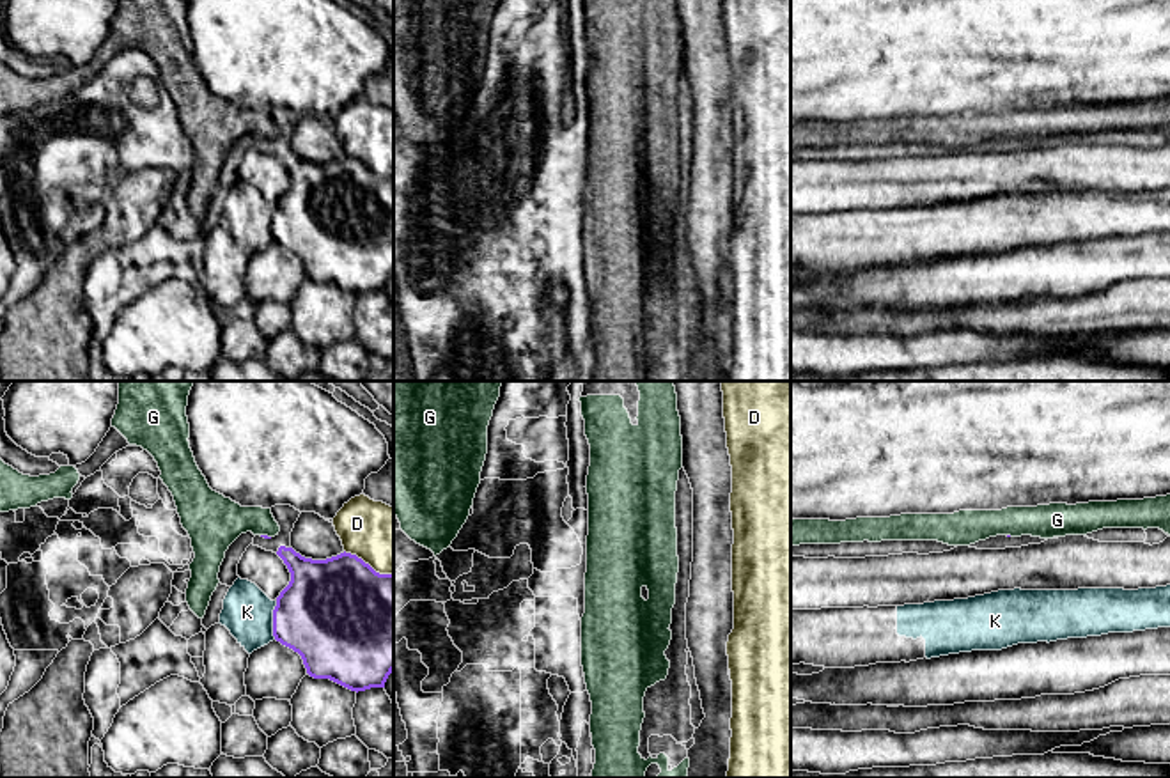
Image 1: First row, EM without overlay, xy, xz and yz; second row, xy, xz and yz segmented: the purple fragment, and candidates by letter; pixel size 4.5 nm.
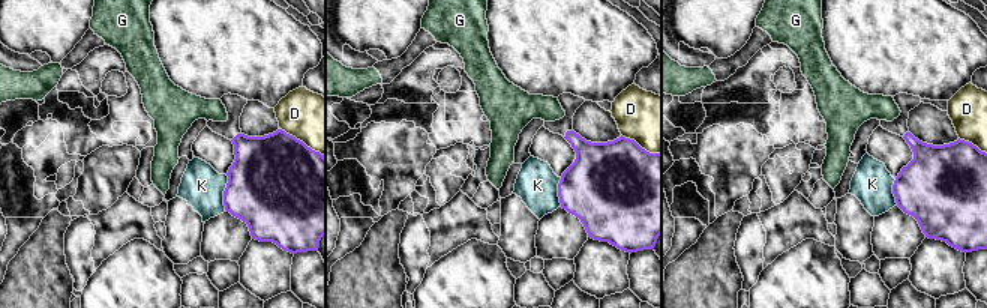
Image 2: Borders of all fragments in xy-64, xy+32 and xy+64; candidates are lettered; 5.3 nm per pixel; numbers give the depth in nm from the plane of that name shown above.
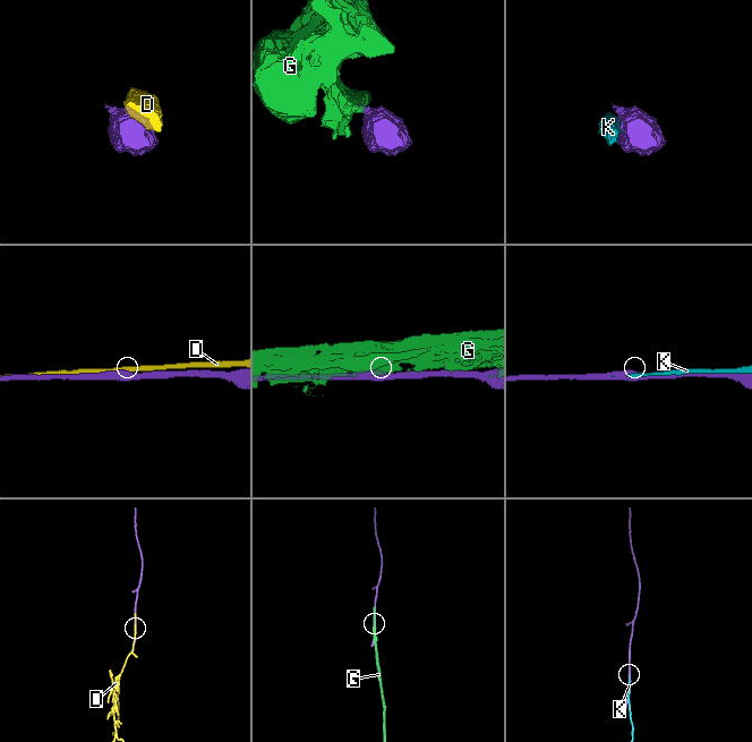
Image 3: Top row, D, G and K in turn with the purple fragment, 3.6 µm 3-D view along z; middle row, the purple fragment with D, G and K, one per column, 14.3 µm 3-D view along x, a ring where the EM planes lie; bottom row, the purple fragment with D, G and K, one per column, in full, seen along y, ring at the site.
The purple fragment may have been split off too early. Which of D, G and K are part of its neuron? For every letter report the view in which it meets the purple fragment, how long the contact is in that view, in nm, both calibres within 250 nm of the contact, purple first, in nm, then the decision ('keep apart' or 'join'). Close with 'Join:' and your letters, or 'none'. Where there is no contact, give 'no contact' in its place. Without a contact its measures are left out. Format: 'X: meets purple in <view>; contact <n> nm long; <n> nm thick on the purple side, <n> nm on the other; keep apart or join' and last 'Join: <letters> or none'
D: meets purple in xy; contact 260 nm long; 480 nm thick on the purple side, 300 nm on the other; keep apart
G: meets purple in xy; contact 50 nm long; 20 nm thick on the purple side, 260 nm on the other; keep apart
K: meets purple in xy; contact 180 nm long; 440 nm thick on the purple side, 220 nm on the other; keep apart
Join: none

